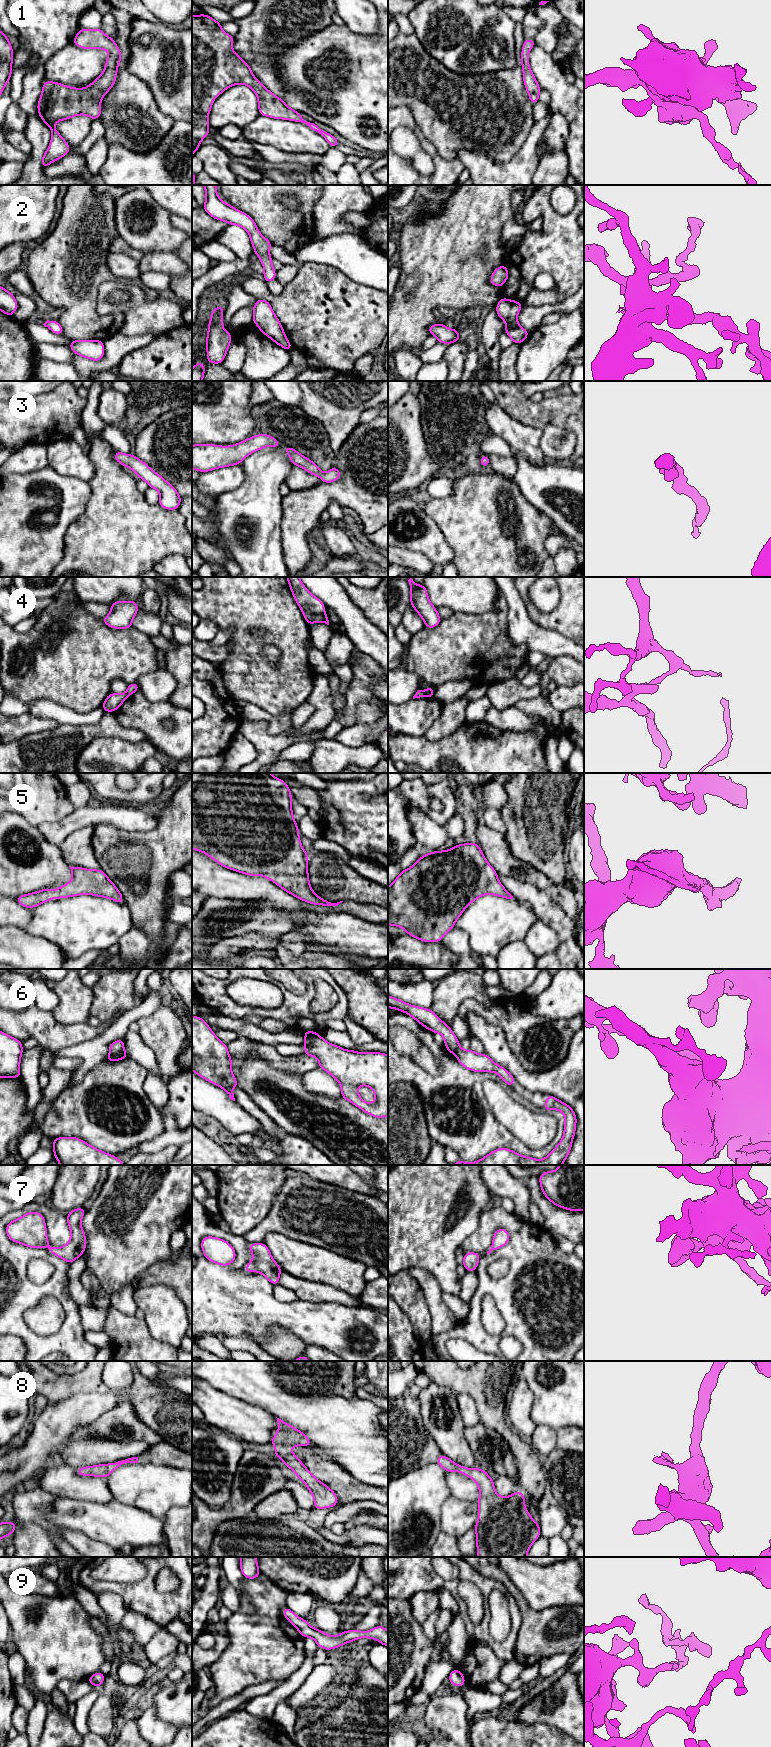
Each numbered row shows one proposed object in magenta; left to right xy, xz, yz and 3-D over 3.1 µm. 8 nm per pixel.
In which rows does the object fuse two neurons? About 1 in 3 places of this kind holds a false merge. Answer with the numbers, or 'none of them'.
4, 6

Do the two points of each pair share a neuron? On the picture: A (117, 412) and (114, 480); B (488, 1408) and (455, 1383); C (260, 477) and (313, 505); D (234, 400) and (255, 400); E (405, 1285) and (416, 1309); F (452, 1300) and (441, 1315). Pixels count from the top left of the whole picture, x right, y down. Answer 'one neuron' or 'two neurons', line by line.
A: two neurons
B: one neuron
C: two neurons
D: two neurons
E: one neuron
F: two neurons

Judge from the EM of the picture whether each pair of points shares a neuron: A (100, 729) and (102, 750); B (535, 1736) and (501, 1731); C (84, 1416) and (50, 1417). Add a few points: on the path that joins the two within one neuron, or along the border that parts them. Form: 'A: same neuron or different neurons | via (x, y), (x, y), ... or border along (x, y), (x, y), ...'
A: different neurons | border along (116, 736), (95, 737), (81, 750)
B: same neuron | via (527, 1736), (509, 1736)
C: same neuron | via (76, 1416), (58, 1417)

